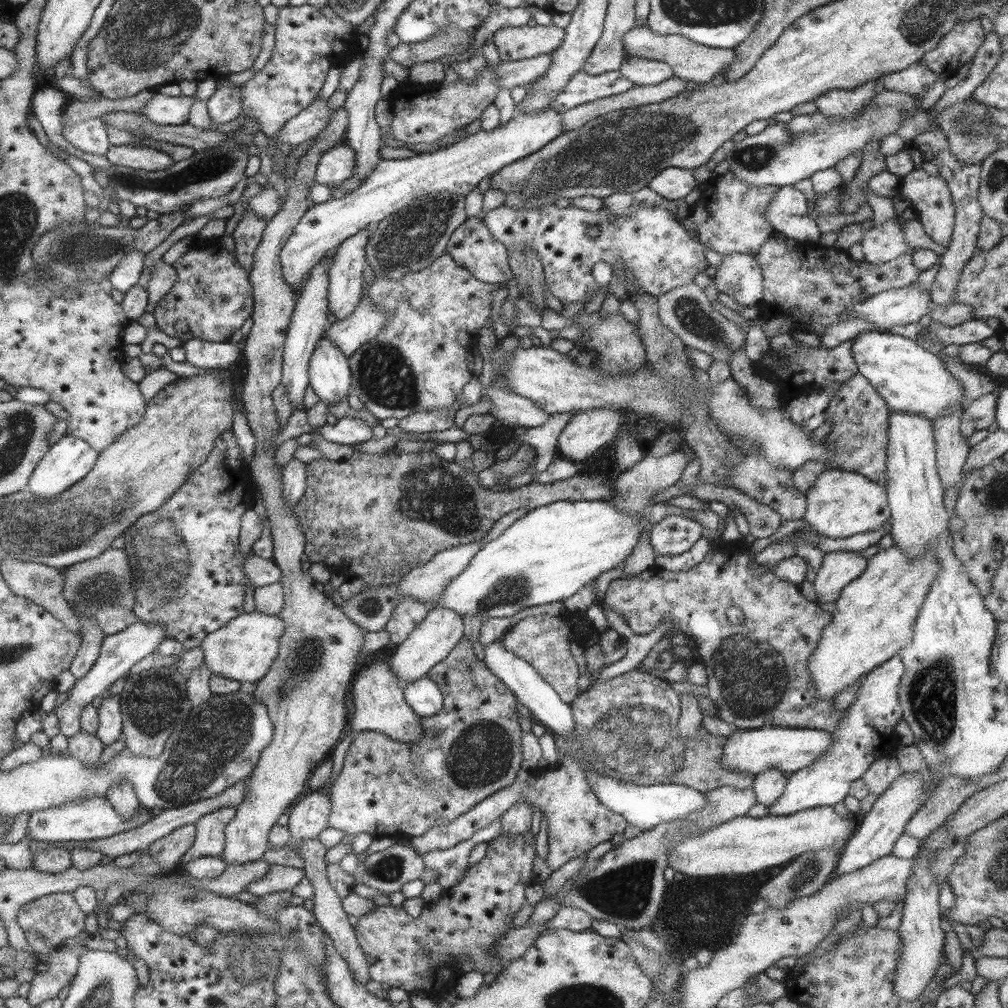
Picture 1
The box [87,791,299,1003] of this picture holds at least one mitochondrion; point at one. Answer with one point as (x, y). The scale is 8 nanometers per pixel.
(245, 961)

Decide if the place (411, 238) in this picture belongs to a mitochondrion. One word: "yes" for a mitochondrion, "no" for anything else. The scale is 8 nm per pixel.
yes

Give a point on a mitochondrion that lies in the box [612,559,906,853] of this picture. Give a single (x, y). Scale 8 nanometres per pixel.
(753, 677)

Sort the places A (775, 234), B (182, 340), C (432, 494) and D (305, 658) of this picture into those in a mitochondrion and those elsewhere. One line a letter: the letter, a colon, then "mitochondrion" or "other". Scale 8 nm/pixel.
A: other
B: other
C: mitochondrion
D: mitochondrion

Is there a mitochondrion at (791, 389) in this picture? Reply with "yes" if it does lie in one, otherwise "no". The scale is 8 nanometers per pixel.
no

